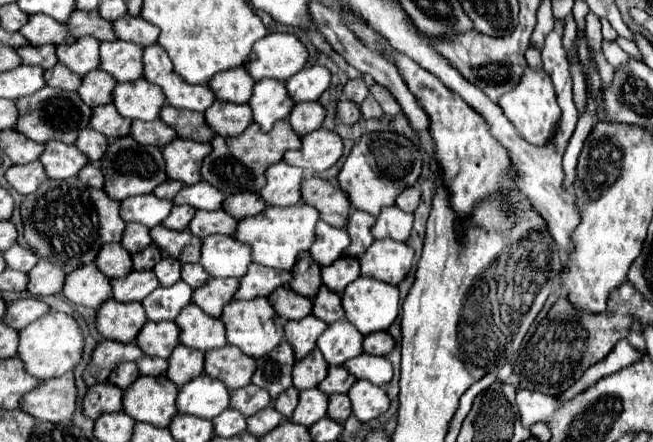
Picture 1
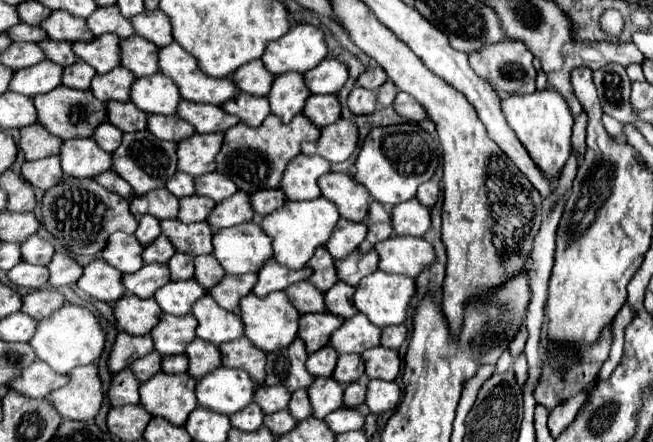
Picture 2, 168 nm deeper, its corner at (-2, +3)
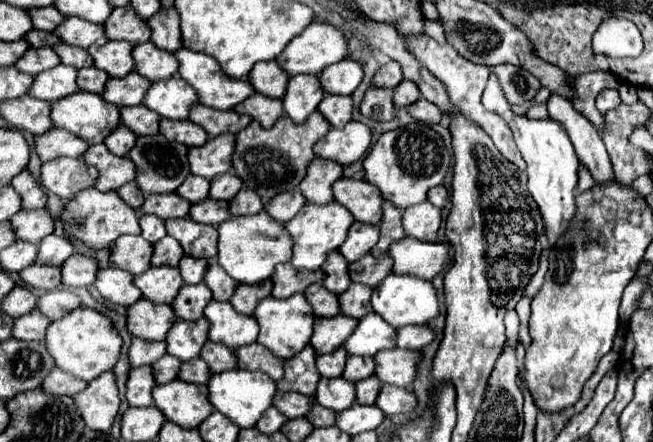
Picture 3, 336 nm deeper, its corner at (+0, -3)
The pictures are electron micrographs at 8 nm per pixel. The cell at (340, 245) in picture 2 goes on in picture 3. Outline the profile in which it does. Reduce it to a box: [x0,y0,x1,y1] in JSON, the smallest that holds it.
[339,222,379,262]

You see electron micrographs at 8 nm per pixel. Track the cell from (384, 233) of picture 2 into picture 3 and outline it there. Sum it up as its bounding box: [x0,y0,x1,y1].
[371,202,405,258]

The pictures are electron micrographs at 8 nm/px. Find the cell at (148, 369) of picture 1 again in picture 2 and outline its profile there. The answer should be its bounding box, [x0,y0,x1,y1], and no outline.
[163,354,189,374]

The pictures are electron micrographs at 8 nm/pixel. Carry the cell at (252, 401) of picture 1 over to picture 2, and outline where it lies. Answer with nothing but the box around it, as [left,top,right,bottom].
[255,386,291,414]

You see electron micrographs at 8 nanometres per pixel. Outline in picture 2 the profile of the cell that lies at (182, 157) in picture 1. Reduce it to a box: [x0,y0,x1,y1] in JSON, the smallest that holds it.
[177,132,223,176]

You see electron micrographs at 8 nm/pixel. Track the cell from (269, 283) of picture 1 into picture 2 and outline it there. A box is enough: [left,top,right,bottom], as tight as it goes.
[253,258,311,296]

